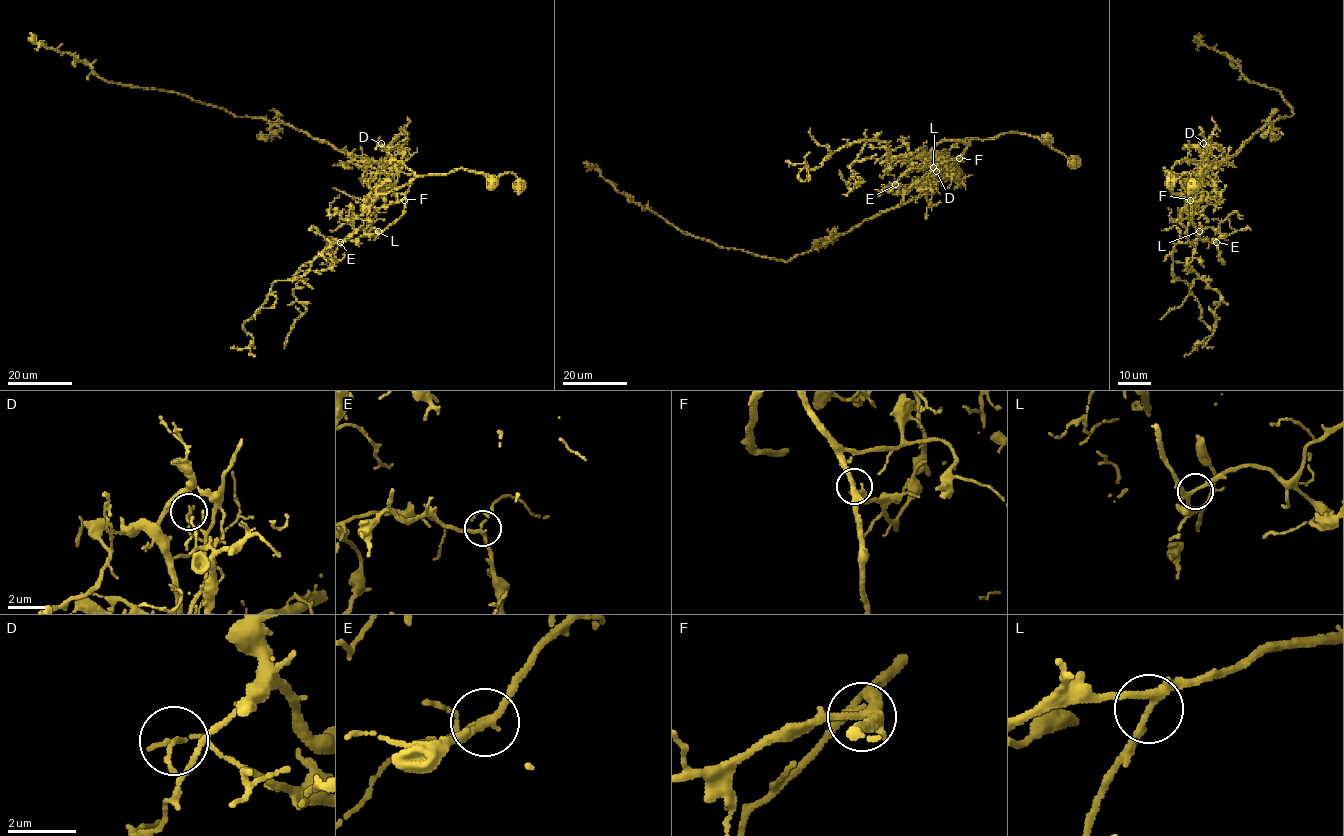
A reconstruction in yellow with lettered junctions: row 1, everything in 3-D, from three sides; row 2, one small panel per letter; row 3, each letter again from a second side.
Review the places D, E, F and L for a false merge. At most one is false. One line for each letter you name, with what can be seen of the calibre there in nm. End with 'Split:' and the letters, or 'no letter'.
D: calibre 140 nm
Split: D

